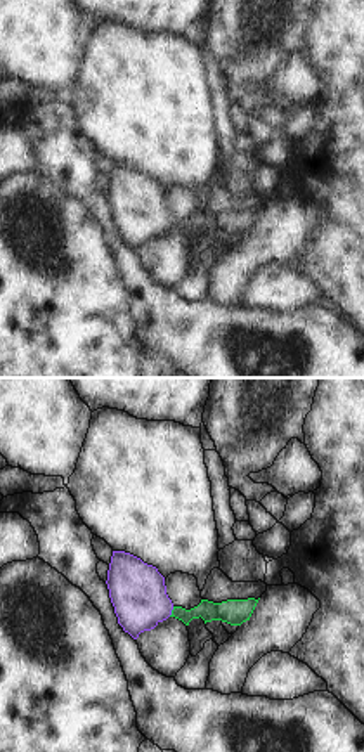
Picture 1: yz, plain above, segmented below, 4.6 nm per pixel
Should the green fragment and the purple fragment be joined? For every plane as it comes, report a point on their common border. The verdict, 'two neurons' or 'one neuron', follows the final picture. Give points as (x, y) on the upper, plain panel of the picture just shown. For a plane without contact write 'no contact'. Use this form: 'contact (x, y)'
contact (172, 224)

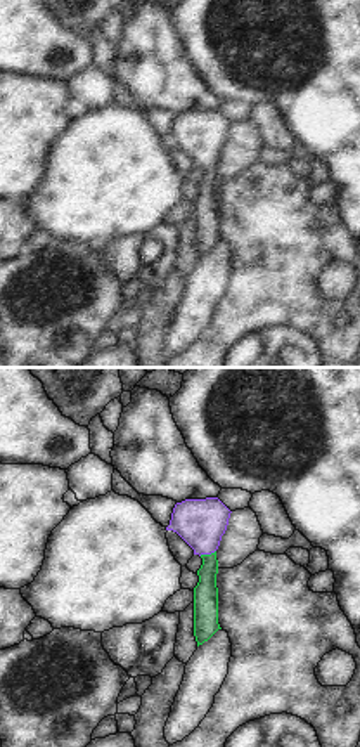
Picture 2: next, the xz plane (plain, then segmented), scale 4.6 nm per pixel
contact (206, 167)

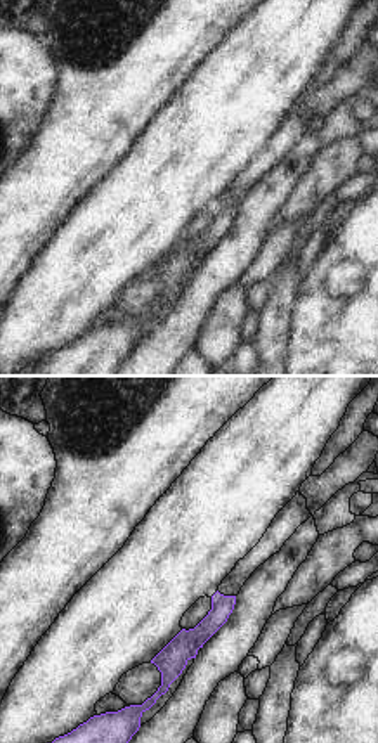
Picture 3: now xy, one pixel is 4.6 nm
no contact

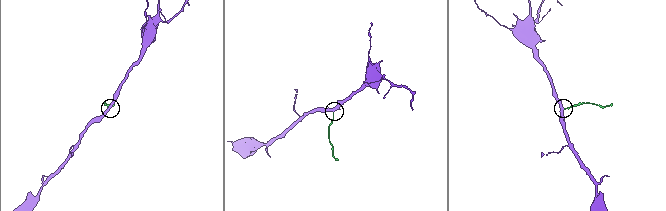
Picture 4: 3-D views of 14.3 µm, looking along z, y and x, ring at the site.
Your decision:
one neuron

